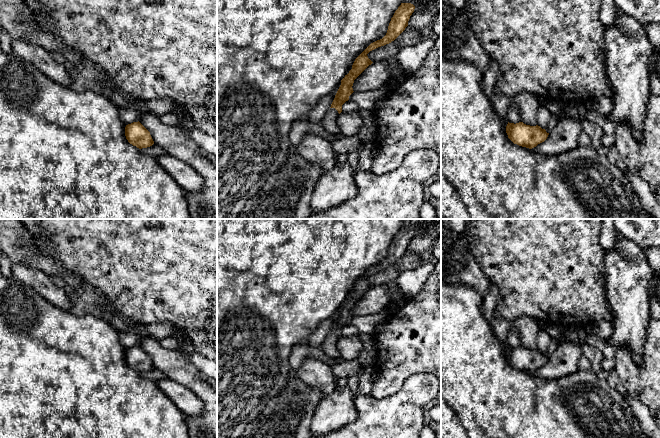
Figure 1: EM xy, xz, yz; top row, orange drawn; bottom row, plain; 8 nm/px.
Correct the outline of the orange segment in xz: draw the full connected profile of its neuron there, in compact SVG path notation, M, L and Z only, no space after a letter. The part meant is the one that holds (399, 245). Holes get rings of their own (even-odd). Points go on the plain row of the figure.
M402 219L402 227L395 235L388 250L386 259L373 267L371 267L354 285L352 293L341 304L341 309L335 319L330 332L335 332L338 337L342 336L342 329L349 324L349 320L354 316L354 304L373 286L368 282L367 278L381 270L394 265L408 250L410 240L414 236L415 229L422 219Z

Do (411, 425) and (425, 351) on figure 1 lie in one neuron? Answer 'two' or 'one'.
two

